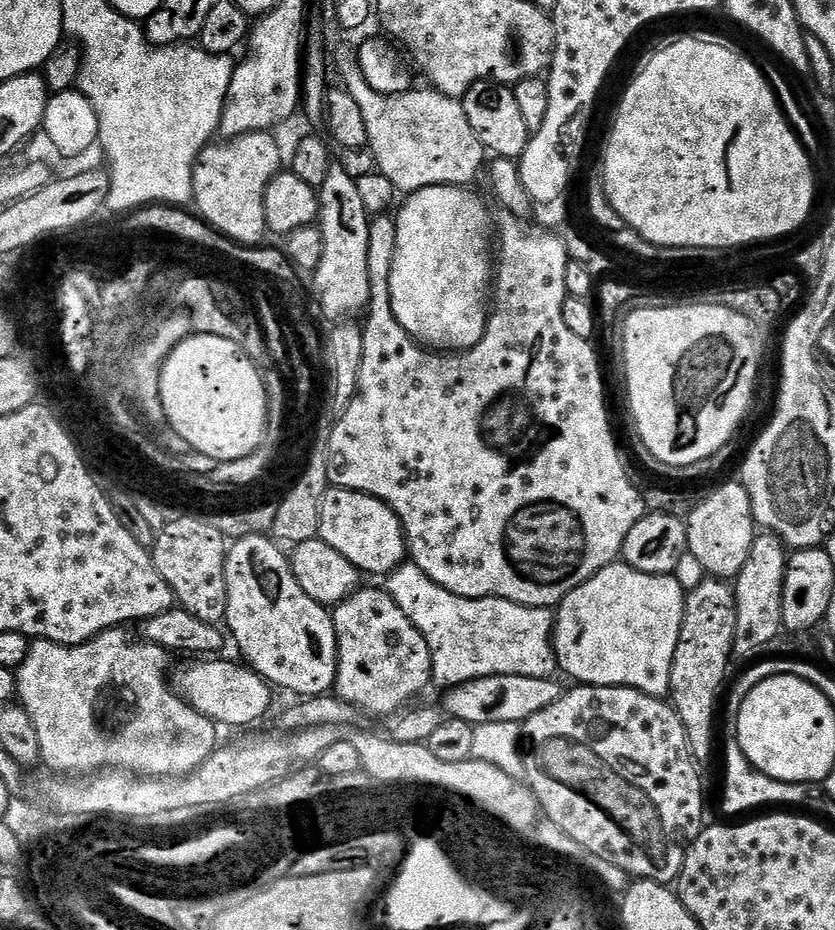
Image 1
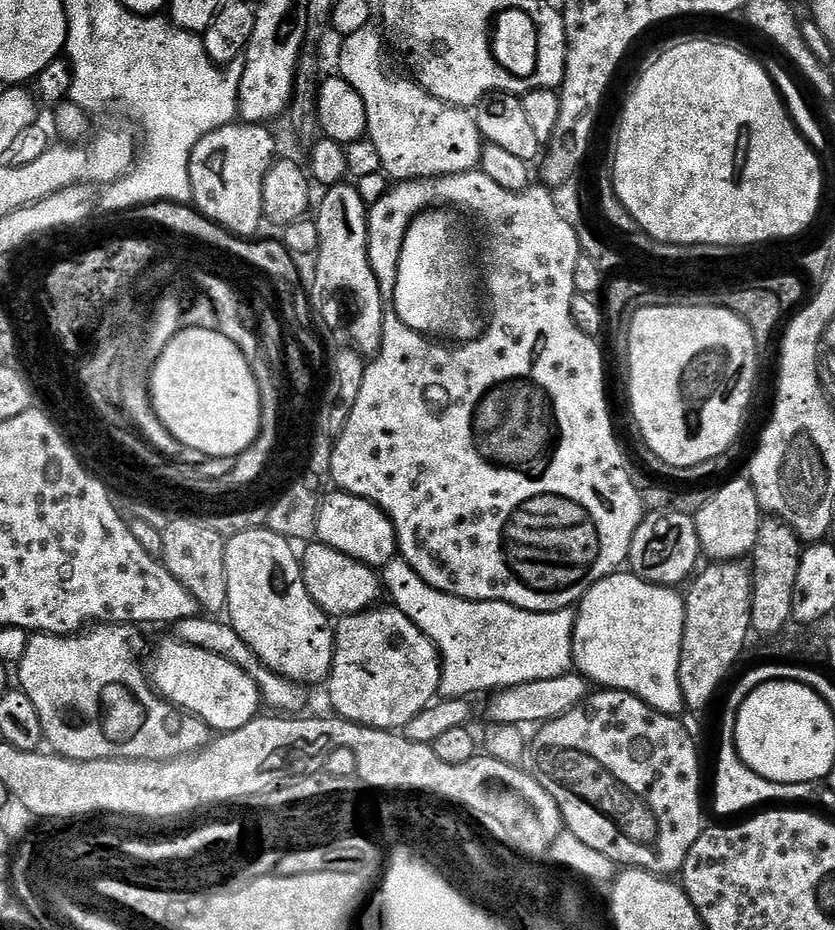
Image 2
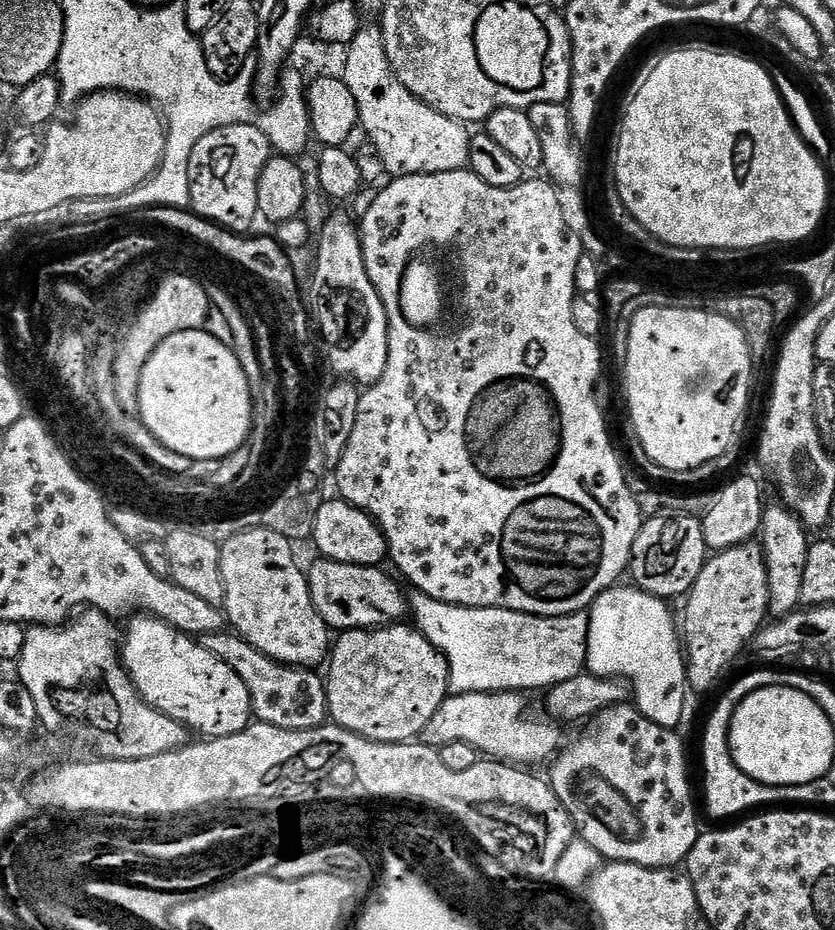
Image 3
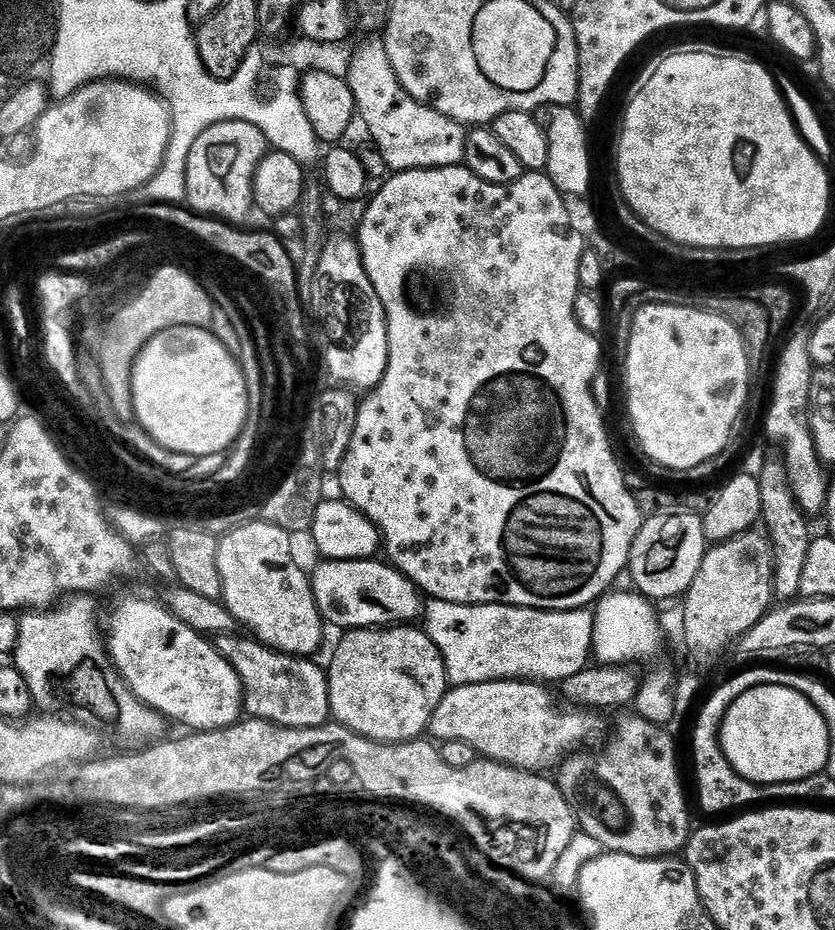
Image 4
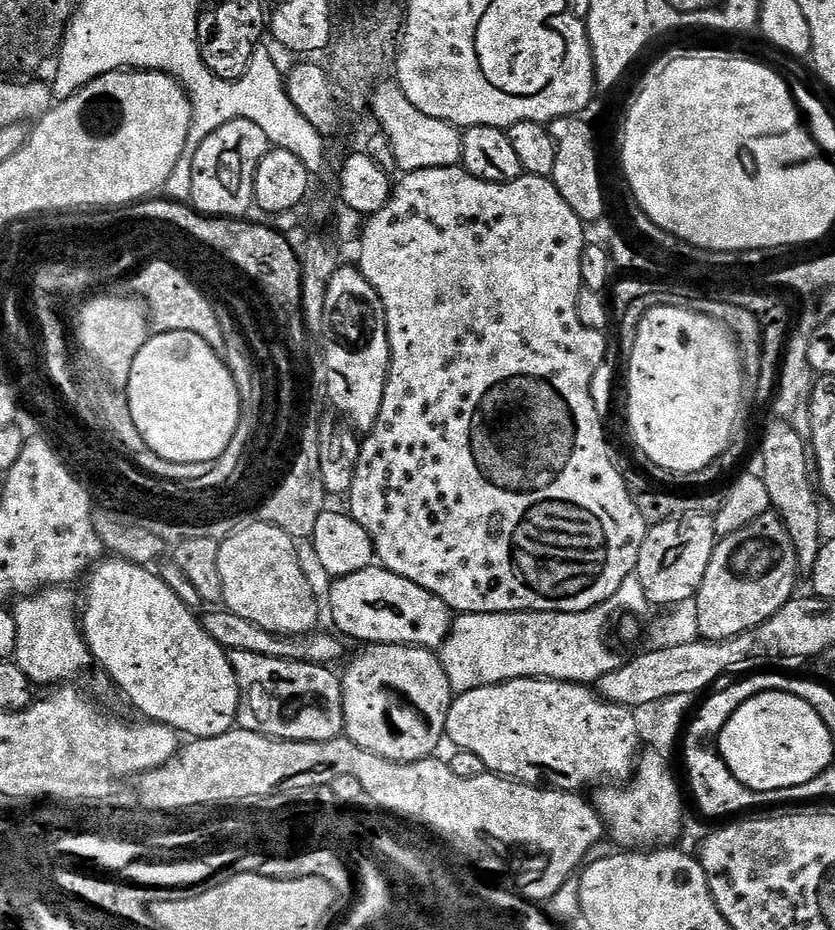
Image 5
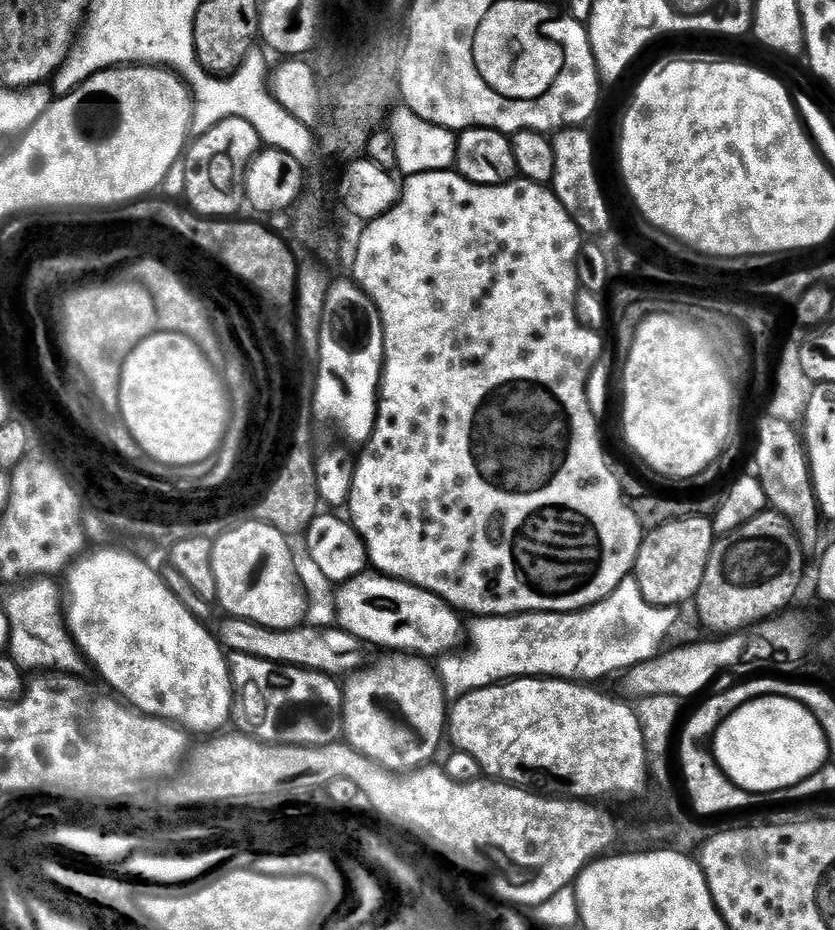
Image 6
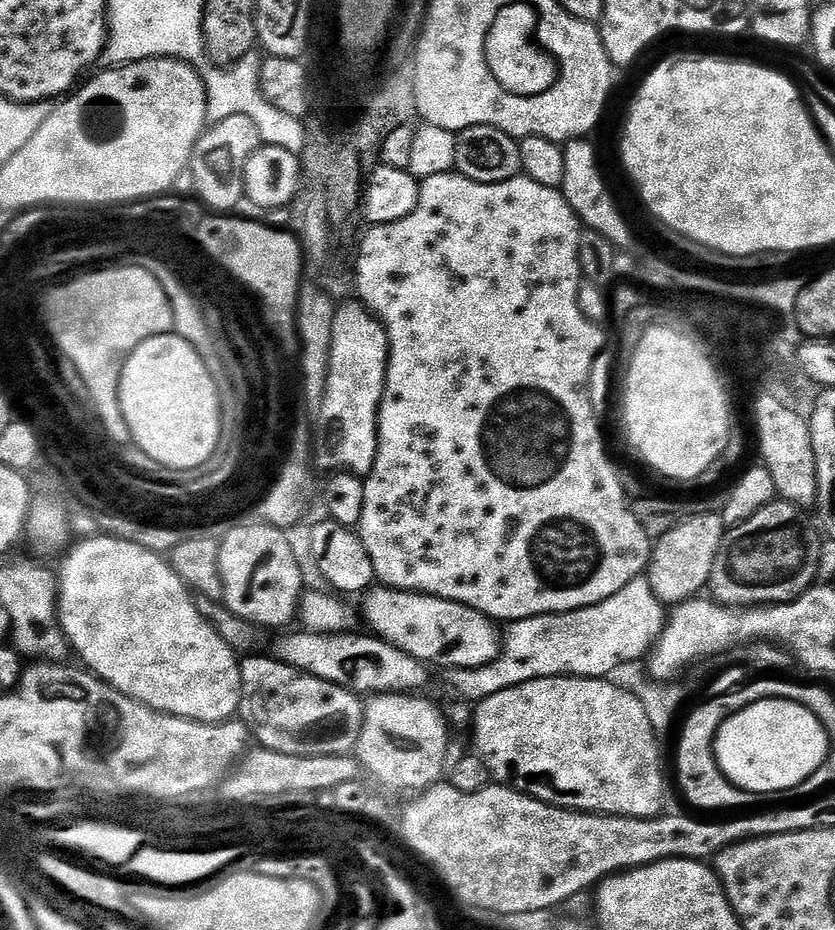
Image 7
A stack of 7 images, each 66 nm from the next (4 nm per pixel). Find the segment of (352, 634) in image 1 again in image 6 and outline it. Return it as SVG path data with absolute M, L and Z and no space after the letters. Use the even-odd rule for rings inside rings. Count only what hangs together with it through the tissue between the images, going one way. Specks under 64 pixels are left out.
M396 658L393 664L388 664L385 668L373 667L355 675L347 681L344 688L344 732L347 743L390 772L407 774L431 765L440 748L440 739L446 736L444 685L440 682L437 669L428 664L431 663L424 658Z

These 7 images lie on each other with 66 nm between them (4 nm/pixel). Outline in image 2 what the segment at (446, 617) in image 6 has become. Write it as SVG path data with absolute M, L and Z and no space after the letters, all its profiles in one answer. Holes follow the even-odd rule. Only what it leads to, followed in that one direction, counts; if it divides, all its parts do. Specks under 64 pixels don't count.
M312 542L302 552L302 571L304 585L310 598L322 609L329 618L341 616L357 616L366 612L377 603L382 596L382 580L377 569L350 559L338 550L328 548L325 544Z

